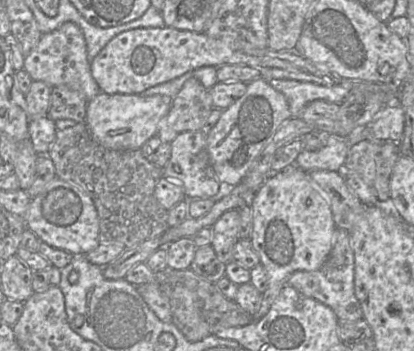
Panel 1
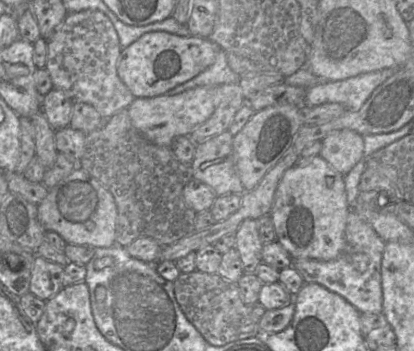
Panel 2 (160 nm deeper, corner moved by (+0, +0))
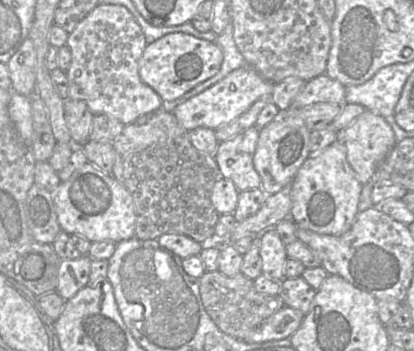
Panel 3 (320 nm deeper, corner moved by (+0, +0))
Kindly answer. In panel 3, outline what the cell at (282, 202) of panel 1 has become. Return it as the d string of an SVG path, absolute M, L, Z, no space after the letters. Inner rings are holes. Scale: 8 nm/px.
M335 142L319 154L311 154L297 171L291 182L292 208L289 219L297 228L305 228L324 235L341 235L347 232L357 214L363 184L361 184L347 160L347 150L342 142Z

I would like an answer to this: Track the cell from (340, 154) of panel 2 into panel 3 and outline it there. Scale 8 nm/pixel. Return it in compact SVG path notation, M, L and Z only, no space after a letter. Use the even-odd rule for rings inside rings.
M364 110L354 123L338 132L337 142L345 145L347 160L357 180L364 185L371 180L397 140L391 124L384 117Z

